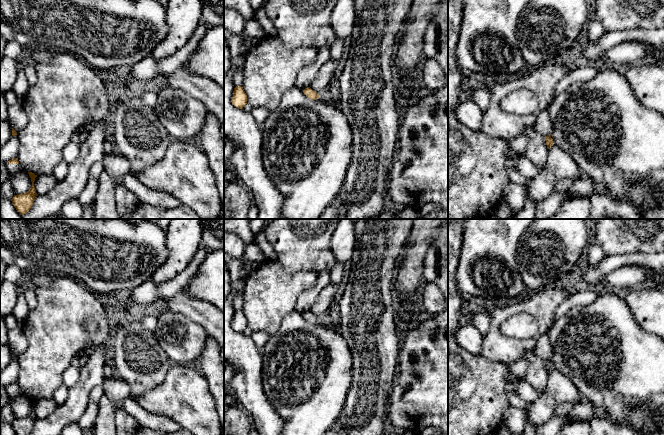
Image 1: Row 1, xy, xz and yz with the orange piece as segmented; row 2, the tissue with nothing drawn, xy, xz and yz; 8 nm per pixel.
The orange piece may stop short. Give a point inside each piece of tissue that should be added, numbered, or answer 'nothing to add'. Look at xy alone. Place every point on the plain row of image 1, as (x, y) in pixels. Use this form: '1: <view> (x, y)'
1: xy (12, 393)

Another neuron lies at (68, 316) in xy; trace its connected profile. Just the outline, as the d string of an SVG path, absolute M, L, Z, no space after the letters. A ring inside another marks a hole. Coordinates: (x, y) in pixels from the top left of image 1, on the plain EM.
M54 276L50 286L35 287L37 306L30 310L22 325L27 339L27 348L17 357L20 367L17 383L28 396L35 399L52 398L63 384L63 373L71 365L72 359L80 355L87 344L109 345L113 338L114 324L106 301L71 277Z

